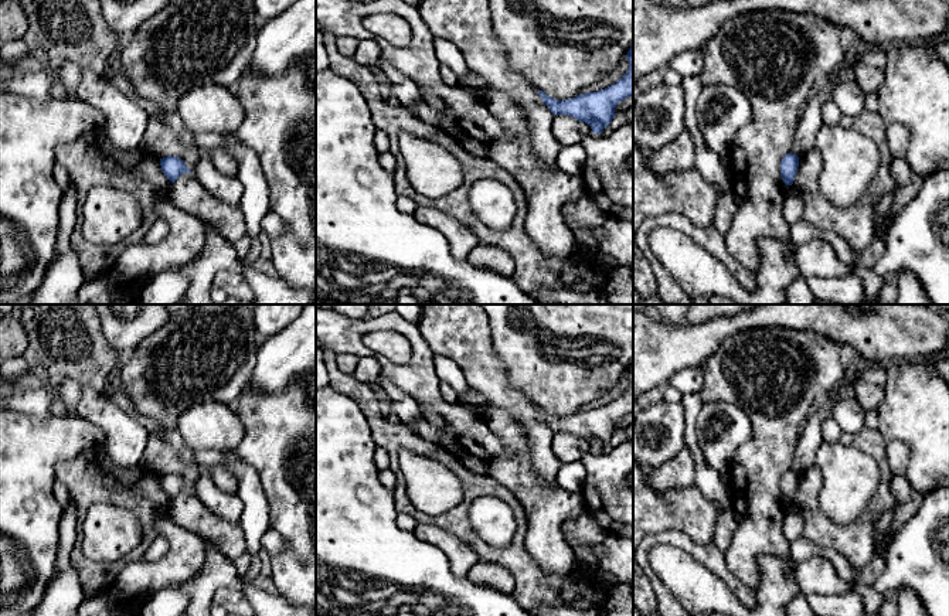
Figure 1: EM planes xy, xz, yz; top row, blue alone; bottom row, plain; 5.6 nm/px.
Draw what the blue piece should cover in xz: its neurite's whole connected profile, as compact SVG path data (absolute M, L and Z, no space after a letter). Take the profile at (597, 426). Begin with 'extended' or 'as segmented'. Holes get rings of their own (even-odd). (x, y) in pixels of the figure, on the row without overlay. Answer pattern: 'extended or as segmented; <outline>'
as segmented; M633 361L626 375L629 378L627 389L616 401L605 406L581 411L565 418L557 418L540 406L538 412L552 432L568 432L579 439L588 440L592 450L602 450L616 432L616 422L633 412Z

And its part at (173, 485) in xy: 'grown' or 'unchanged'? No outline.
unchanged

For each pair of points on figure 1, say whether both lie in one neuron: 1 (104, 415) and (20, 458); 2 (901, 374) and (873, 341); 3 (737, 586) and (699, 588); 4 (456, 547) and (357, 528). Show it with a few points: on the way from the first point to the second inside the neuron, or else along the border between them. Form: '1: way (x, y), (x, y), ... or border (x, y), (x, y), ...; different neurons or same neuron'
1: border (78, 415), (91, 421), (101, 431), (102, 439); different neurons
2: border (924, 358), (893, 360), (885, 366); different neurons
3: border (703, 567), (718, 577), (740, 601); different neurons
4: border (412, 533), (438, 547), (448, 560); different neurons

